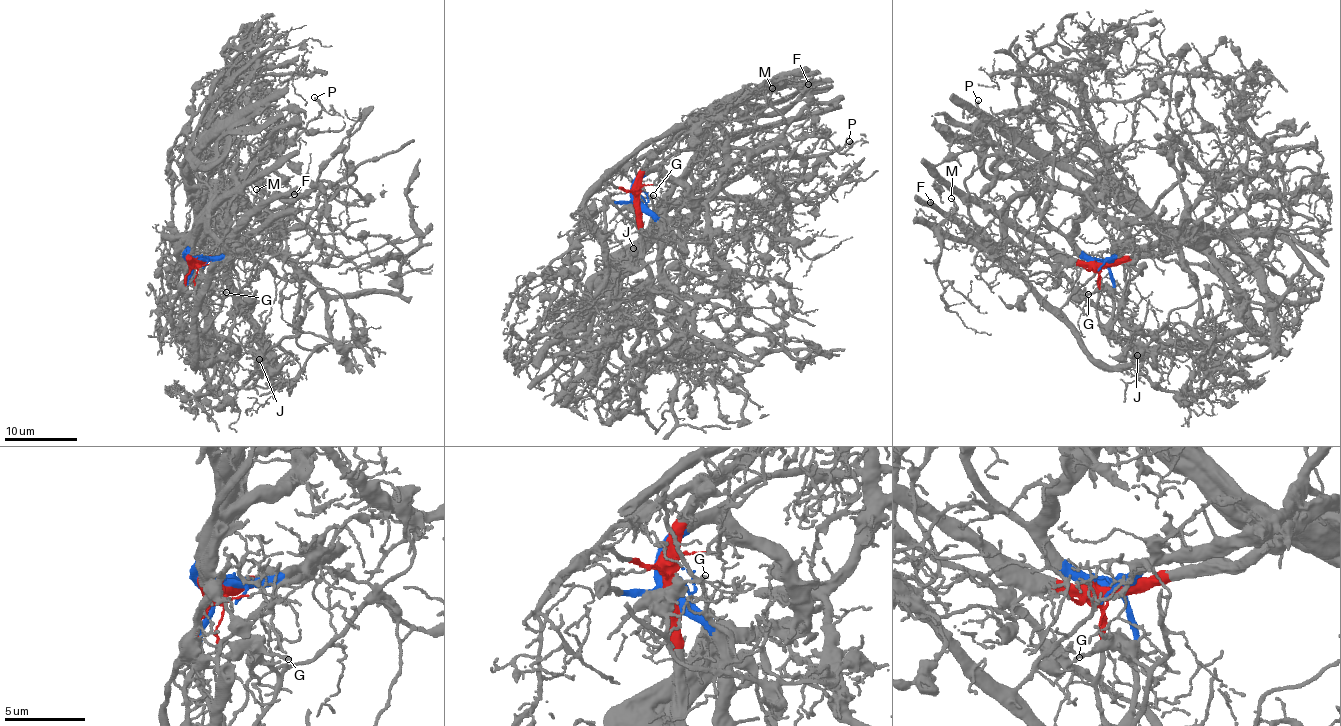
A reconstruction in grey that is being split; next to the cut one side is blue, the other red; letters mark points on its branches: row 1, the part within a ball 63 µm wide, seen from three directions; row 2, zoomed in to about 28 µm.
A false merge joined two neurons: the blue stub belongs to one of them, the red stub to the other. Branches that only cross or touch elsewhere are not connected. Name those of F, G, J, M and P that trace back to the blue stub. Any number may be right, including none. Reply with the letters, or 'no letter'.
G, J, P

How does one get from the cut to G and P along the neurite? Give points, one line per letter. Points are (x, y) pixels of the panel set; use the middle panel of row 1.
G: (637, 199), (605, 200), (609, 199), (634, 220), (637, 204), (653, 194)
P: (637, 199), (639, 180), (683, 150), (763, 150), (789, 136), (828, 139), (841, 152), (848, 141)

